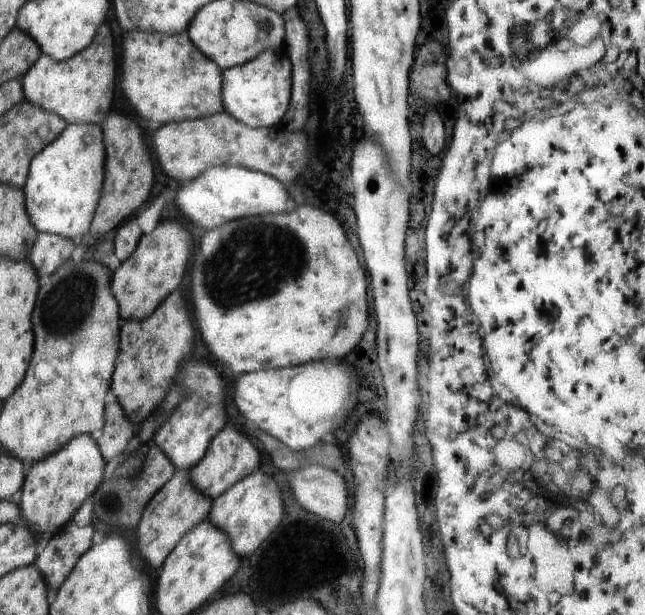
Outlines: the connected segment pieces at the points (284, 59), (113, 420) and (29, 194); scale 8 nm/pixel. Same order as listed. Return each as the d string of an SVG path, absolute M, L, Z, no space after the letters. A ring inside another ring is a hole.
M283 49L265 50L254 60L222 70L221 99L224 111L250 128L280 125L289 107L291 88L291 62Z
M108 391L105 396L103 431L95 440L105 464L114 456L126 452L126 446L135 433L131 420L125 415L118 401L112 391Z
M67 123L55 142L47 144L29 164L23 192L28 216L35 228L80 242L89 239L90 225L101 197L104 165L103 127Z

